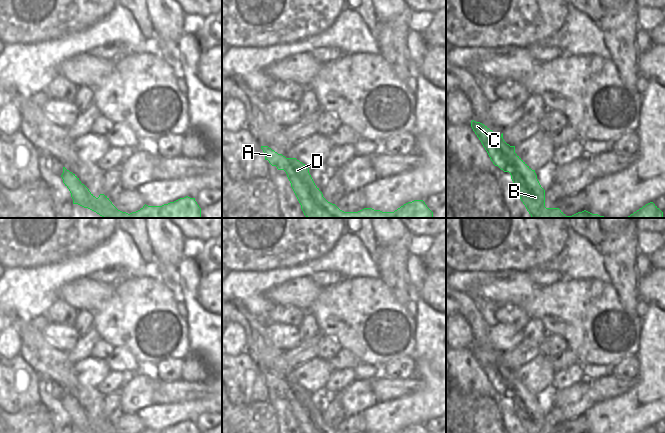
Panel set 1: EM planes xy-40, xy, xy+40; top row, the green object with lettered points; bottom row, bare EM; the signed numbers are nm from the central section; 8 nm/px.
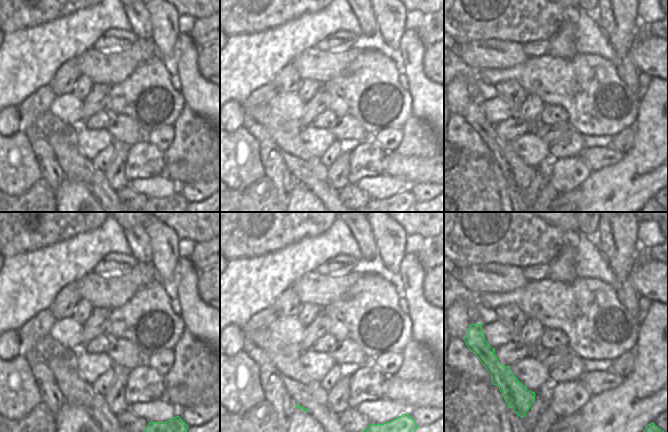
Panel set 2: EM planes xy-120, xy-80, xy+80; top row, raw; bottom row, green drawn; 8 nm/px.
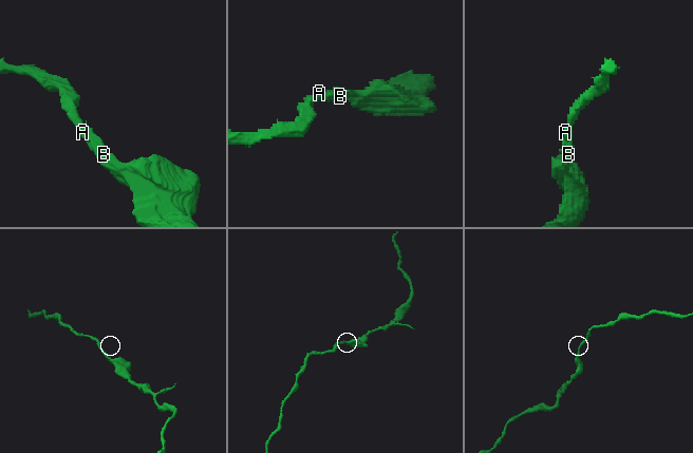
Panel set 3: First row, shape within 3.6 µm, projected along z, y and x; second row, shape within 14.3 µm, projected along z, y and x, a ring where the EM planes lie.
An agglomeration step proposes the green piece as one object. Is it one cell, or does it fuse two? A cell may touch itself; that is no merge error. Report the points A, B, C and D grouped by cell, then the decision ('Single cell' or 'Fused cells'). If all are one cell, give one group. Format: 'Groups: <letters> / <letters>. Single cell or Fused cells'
Groups: A B C D. Single cell.

